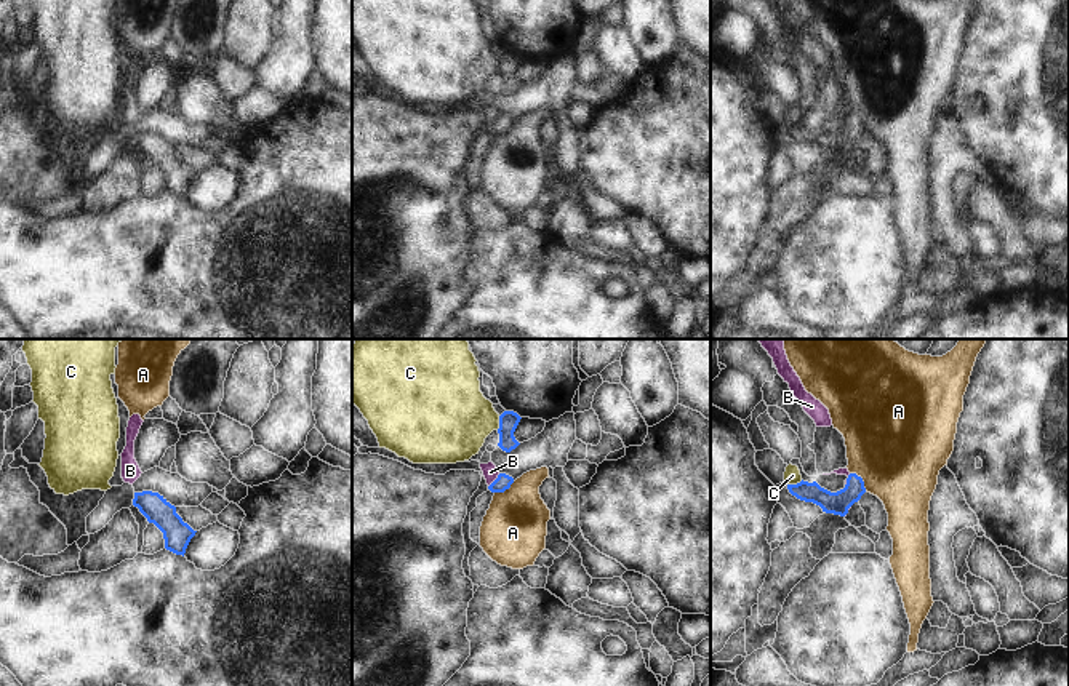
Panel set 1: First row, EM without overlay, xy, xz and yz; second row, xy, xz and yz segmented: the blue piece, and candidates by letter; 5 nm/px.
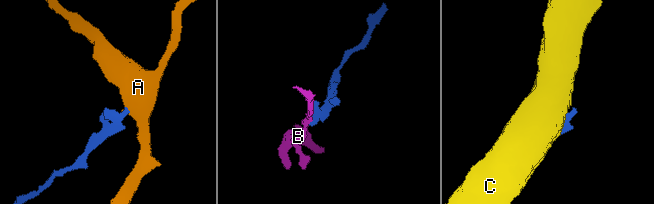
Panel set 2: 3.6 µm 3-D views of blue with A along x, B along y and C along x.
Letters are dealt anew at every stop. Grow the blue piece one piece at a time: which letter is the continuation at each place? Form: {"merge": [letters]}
{"merge": []}

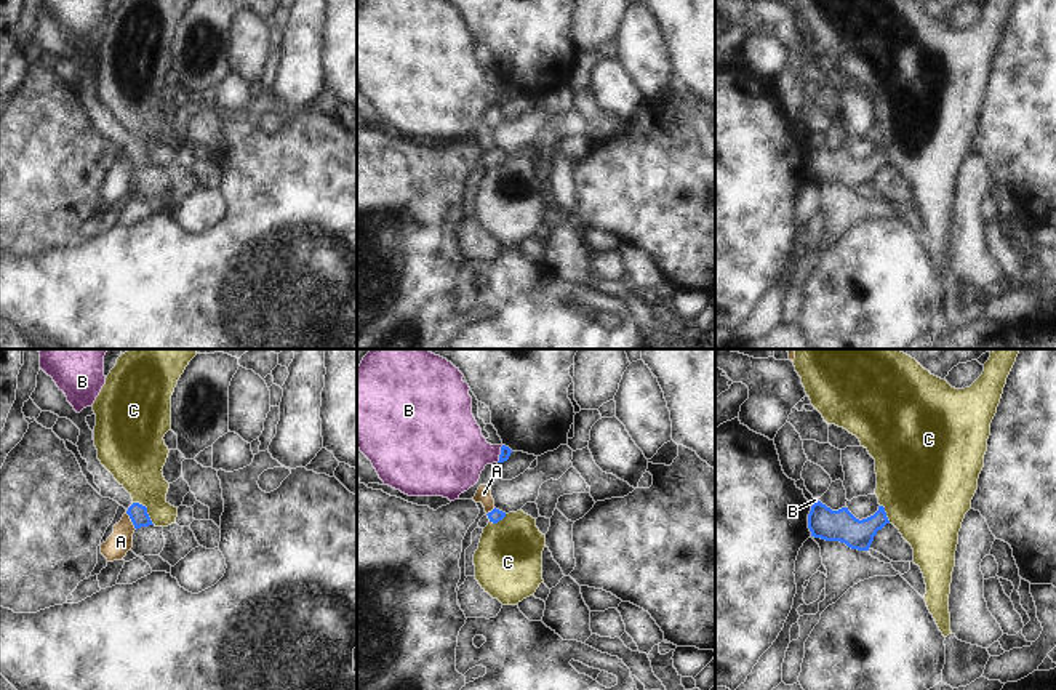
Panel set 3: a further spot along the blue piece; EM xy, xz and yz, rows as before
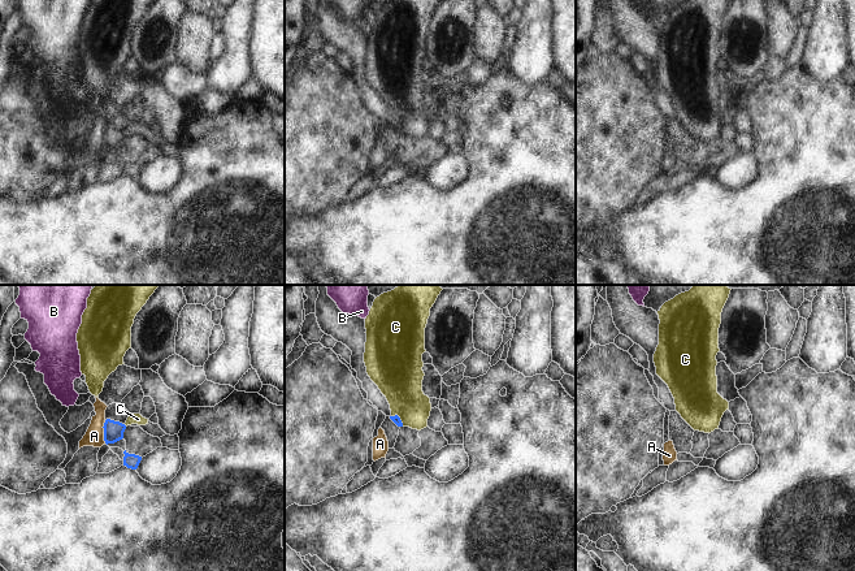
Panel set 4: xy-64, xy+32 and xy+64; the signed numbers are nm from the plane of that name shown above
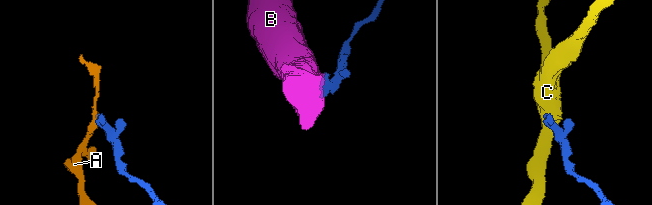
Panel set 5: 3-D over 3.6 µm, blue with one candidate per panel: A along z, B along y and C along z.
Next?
{"merge": []}

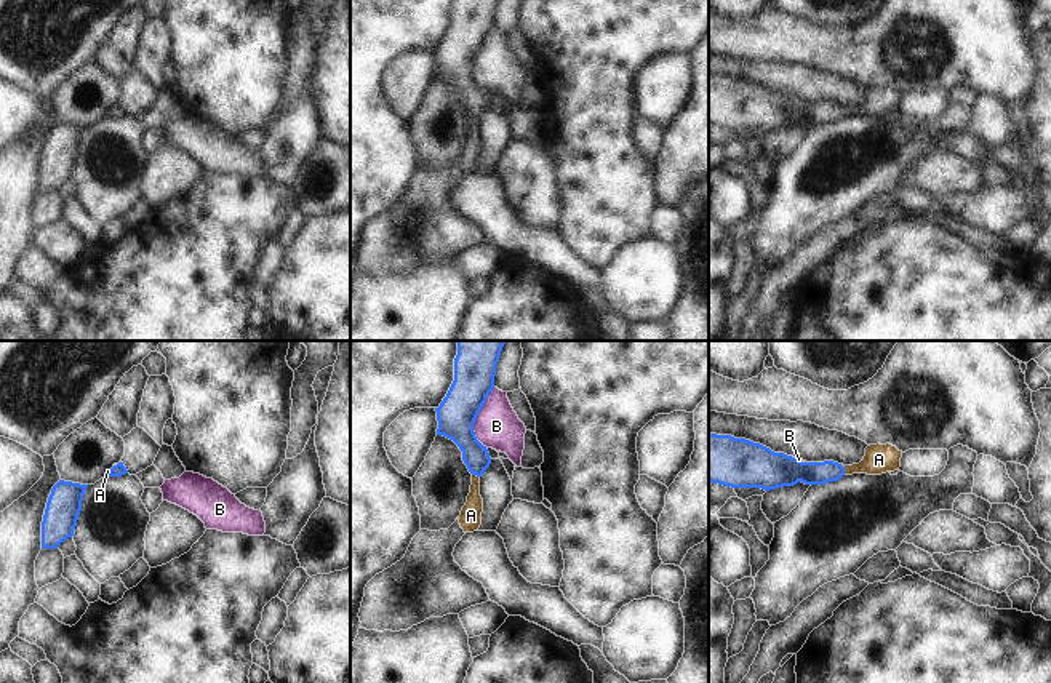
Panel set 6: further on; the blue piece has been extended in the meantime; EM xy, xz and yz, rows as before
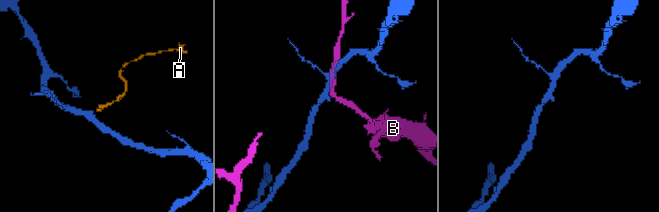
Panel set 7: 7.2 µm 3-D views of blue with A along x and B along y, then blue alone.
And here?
{"merge": ["A"]}

